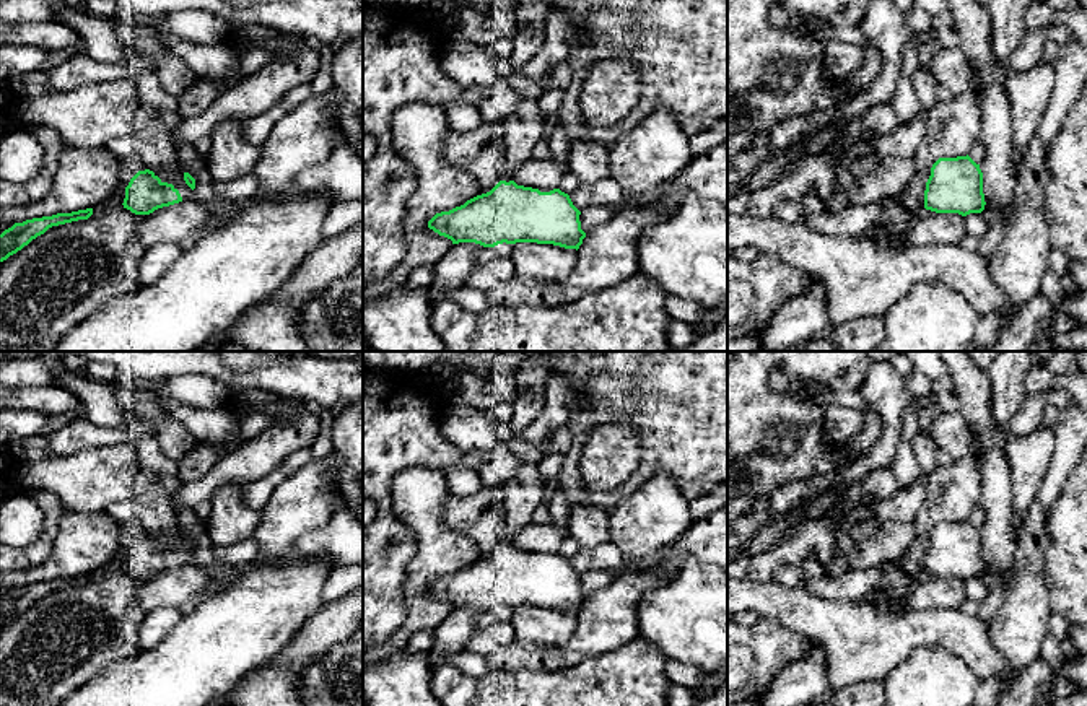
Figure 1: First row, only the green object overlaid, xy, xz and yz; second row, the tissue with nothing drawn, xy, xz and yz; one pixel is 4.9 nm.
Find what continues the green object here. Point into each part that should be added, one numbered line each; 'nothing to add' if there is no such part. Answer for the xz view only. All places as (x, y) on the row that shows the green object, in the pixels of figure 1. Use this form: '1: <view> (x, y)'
1: xz (524, 127)

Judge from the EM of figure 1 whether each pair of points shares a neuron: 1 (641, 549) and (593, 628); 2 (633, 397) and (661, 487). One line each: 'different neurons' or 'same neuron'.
1: different neurons
2: different neurons

